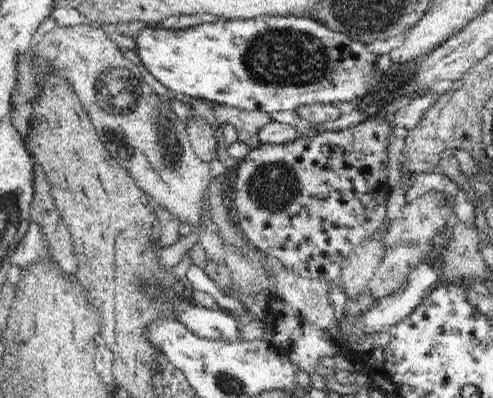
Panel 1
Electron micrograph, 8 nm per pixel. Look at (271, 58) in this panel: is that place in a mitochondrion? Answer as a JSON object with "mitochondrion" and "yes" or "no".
{"mitochondrion":"yes"}

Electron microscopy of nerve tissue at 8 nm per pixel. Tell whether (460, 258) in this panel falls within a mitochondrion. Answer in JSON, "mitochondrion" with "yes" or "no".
{"mitochondrion":"yes"}

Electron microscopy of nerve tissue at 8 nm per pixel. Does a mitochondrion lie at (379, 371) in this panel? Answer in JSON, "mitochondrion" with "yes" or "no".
{"mitochondrion":"no"}

